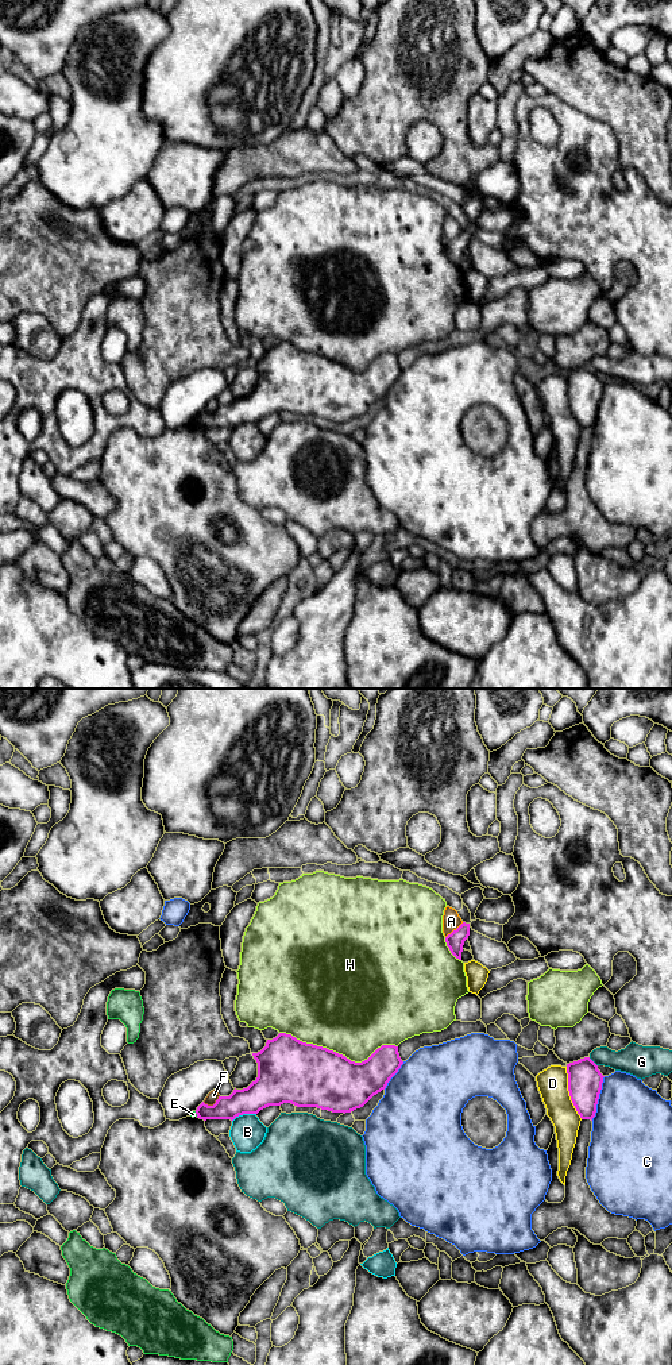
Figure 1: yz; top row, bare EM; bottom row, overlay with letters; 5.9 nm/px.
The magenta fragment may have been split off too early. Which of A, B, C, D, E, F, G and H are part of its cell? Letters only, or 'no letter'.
no letter

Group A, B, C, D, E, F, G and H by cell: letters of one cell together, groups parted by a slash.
A E / B / C / D / F / G / H

